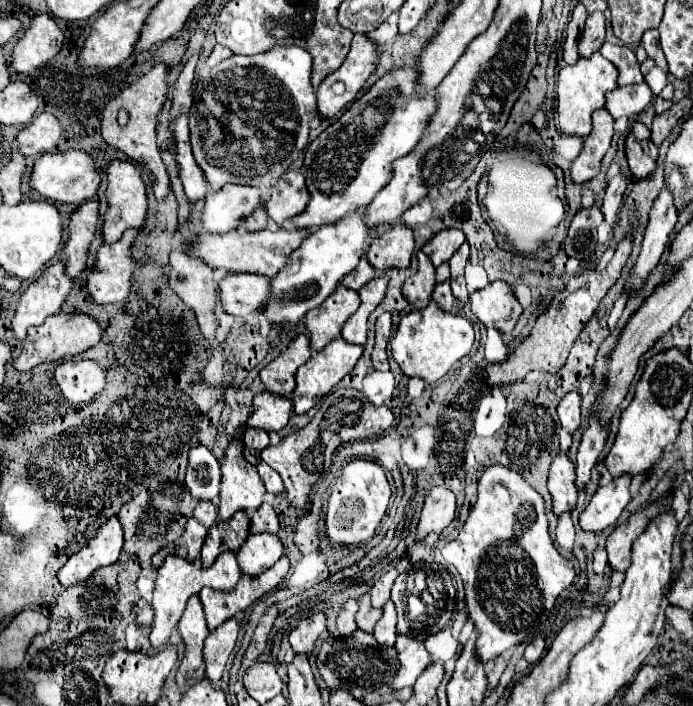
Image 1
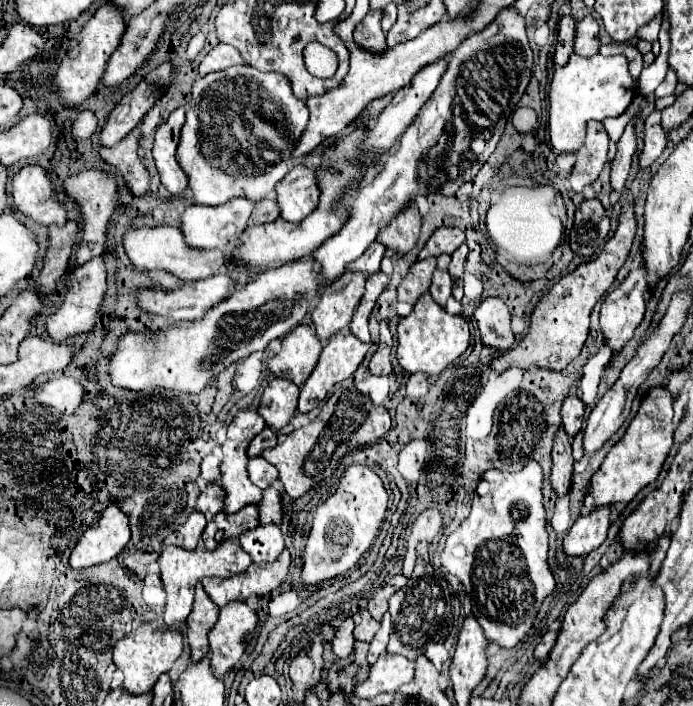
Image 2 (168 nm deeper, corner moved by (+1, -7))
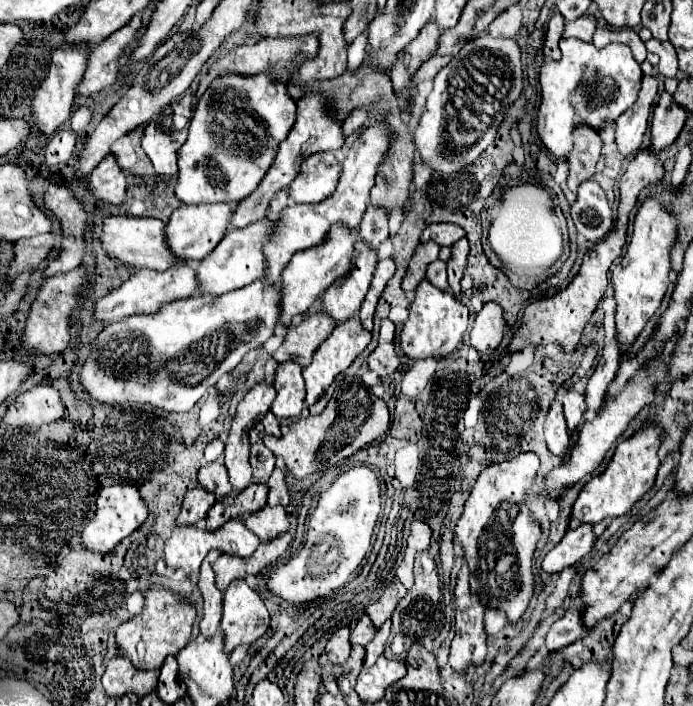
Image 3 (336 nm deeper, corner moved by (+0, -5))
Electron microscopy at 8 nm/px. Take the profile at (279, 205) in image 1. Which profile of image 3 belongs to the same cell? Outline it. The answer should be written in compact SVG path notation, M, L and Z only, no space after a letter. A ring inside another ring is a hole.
M331 152L311 154L287 188L287 194L297 204L315 204L333 194L341 166Z

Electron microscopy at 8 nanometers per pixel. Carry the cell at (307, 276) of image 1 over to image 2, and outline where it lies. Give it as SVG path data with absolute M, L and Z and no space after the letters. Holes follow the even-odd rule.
M312 258L298 260L292 264L284 264L280 268L270 268L250 280L246 286L236 288L222 300L222 304L210 308L206 316L194 320L188 328L186 326L172 326L164 330L144 330L144 332L126 332L120 334L116 340L116 348L112 352L108 364L108 380L112 386L122 390L134 392L152 392L152 390L176 390L186 394L198 394L204 390L210 378L218 376L224 368L234 364L240 358L248 358L254 352L266 350L266 346L274 340L296 328L304 314L310 310L318 296L318 264Z

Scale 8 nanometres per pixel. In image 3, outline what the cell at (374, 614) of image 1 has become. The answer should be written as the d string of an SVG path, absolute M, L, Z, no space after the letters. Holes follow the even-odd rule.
M363 614L363 616L359 618L359 622L357 622L357 626L355 626L353 632L351 632L351 644L361 644L361 646L365 646L365 644L369 644L369 642L375 638L375 634L377 634L377 630L375 630L371 618L369 618L367 614Z

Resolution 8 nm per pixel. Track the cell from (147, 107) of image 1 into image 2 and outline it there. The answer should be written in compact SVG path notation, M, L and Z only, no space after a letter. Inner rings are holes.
M134 128L116 146L100 148L100 158L122 172L126 186L134 196L142 196L150 184L150 174L144 168L142 158L136 152L138 150L138 136L140 136L140 128Z

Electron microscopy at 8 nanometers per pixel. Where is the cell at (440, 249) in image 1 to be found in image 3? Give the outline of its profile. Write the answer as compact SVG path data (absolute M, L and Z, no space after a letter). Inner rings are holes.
M431 224L425 228L423 236L421 236L421 242L437 242L439 246L453 246L459 238L465 236L465 230L457 224Z

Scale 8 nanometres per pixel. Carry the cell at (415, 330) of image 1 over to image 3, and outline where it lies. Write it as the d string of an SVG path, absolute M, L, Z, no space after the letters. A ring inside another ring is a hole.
M423 280L415 290L415 300L409 310L409 320L403 324L401 330L401 350L411 360L445 358L461 346L463 334L467 332L467 324L469 324L467 306L455 300L449 292L437 290L427 280Z

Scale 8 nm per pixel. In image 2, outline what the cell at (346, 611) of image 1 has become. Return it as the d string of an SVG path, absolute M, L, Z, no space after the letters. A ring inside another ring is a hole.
M346 618L346 620L340 624L340 628L336 630L336 636L334 636L334 640L332 640L332 650L334 650L336 658L346 658L346 656L352 652L352 644L354 644L352 630L354 630L352 618Z

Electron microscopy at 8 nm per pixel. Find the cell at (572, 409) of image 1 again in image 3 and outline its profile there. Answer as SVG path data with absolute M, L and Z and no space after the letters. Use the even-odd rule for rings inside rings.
M569 390L565 396L563 396L563 408L565 408L565 418L567 418L567 426L571 430L577 430L579 424L583 422L583 414L585 414L585 396L575 392L575 390Z

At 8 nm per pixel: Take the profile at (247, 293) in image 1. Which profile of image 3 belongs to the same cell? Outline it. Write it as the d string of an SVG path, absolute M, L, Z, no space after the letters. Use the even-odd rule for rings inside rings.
M171 266L171 270L155 272L155 270L139 270L133 274L127 282L121 284L121 288L113 290L111 294L97 300L95 316L101 322L117 322L121 318L133 316L133 314L157 314L163 304L191 298L199 294L199 280L191 266Z

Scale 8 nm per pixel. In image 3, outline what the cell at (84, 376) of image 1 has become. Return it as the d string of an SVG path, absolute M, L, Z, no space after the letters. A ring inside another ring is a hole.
M39 384L19 394L7 410L5 422L19 428L37 428L41 424L55 422L63 416L65 408L59 390L51 384Z

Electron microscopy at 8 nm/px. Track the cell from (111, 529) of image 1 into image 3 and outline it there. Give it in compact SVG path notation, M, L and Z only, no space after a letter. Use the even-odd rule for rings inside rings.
M111 486L107 490L101 490L97 498L95 516L83 530L83 546L97 554L109 554L123 538L135 532L145 522L145 518L147 518L147 506L141 500L139 490L135 486Z

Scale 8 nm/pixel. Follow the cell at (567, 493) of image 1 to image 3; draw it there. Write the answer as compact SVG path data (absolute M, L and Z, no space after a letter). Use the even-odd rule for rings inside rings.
M553 402L545 420L545 440L549 450L559 456L563 462L567 462L567 458L571 456L571 436L567 432L567 424L565 424L565 416L563 416L563 408L561 402Z

